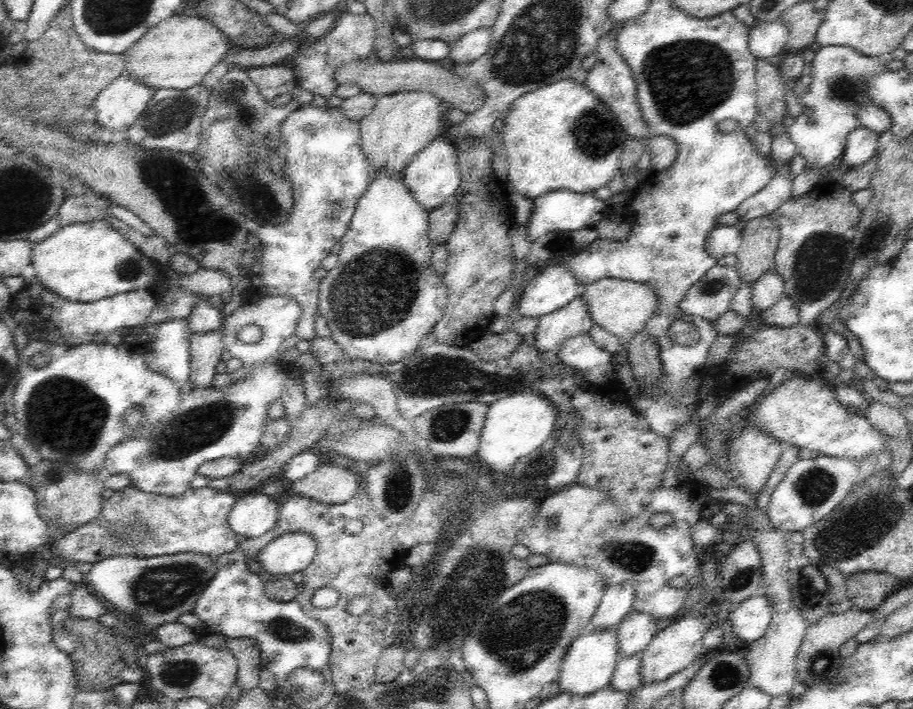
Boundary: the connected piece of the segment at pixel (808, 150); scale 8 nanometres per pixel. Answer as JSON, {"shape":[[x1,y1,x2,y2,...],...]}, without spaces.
{"shape":[[817,46,811,62,811,82,808,90,799,98,801,113,787,128,789,139,795,144,796,152,806,160,806,170,822,170,842,156,846,138,854,128,861,126,856,110,862,102,869,102,866,80,882,70,882,58,864,56,847,46]]}

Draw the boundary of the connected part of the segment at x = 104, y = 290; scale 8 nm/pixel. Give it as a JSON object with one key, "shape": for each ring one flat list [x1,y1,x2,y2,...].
{"shape":[[92,220,92,222,62,226,52,236,34,244,31,264,35,268,34,280,36,282,59,294,62,299,71,302,96,302,111,298,118,293,148,289,153,286,155,279,159,278,158,270,153,261,104,220]]}

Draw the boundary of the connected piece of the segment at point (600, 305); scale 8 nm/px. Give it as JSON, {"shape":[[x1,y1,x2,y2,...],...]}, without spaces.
{"shape":[[604,276,584,285,581,294,585,301,588,313,598,326,618,337,619,345,624,349,624,344,644,328,647,320,657,312,659,301,654,291,647,284,624,280,623,278,610,278]]}

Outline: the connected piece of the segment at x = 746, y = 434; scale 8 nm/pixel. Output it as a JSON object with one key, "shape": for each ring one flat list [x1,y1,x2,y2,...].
{"shape":[[742,426,742,432,728,444,727,469,736,484,754,496,760,494,784,445,758,427]]}

